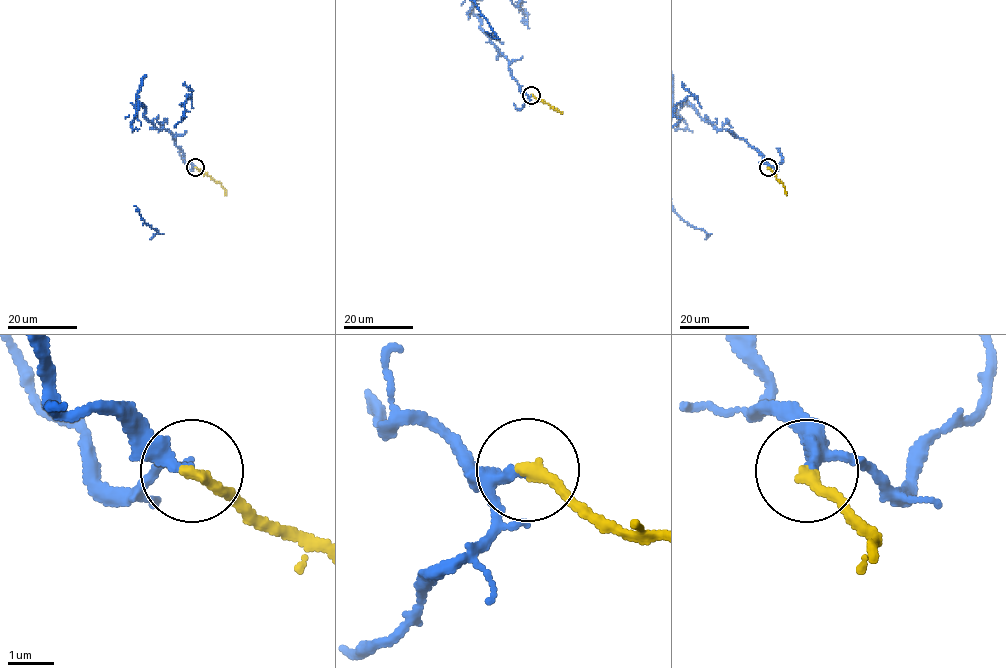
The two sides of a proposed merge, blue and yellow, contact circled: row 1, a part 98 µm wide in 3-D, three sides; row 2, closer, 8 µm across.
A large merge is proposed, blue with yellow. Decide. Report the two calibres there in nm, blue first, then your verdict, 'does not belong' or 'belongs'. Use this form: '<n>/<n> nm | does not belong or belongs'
180/280 nm | belongs

